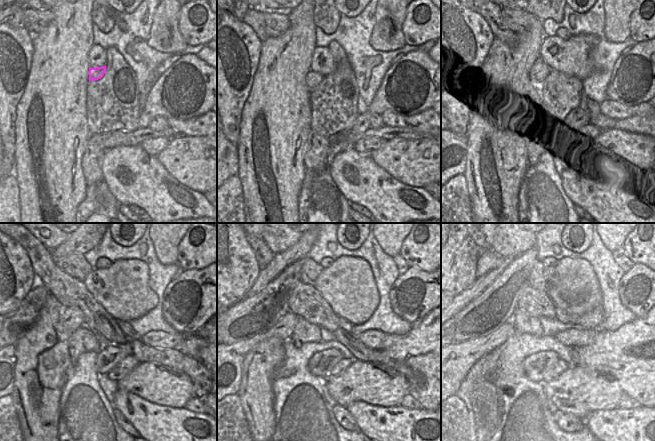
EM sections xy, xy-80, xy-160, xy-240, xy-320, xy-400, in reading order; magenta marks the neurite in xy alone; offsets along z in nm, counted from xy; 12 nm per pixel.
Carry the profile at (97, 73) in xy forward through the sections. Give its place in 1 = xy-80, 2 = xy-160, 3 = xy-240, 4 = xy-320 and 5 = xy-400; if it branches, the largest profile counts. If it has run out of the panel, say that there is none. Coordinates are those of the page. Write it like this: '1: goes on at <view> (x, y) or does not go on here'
1: goes on at xy-80 (312, 79)
2: goes on at xy-160 (533, 86)
3: goes on at xy-240 (72, 318)
4: goes on at xy-320 (283, 330)
5: goes on at xy-400 (461, 356)

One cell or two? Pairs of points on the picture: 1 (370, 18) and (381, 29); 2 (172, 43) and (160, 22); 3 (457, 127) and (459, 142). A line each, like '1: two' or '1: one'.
1: two
2: one
3: two

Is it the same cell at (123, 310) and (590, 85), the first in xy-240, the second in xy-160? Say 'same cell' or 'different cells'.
different cells

